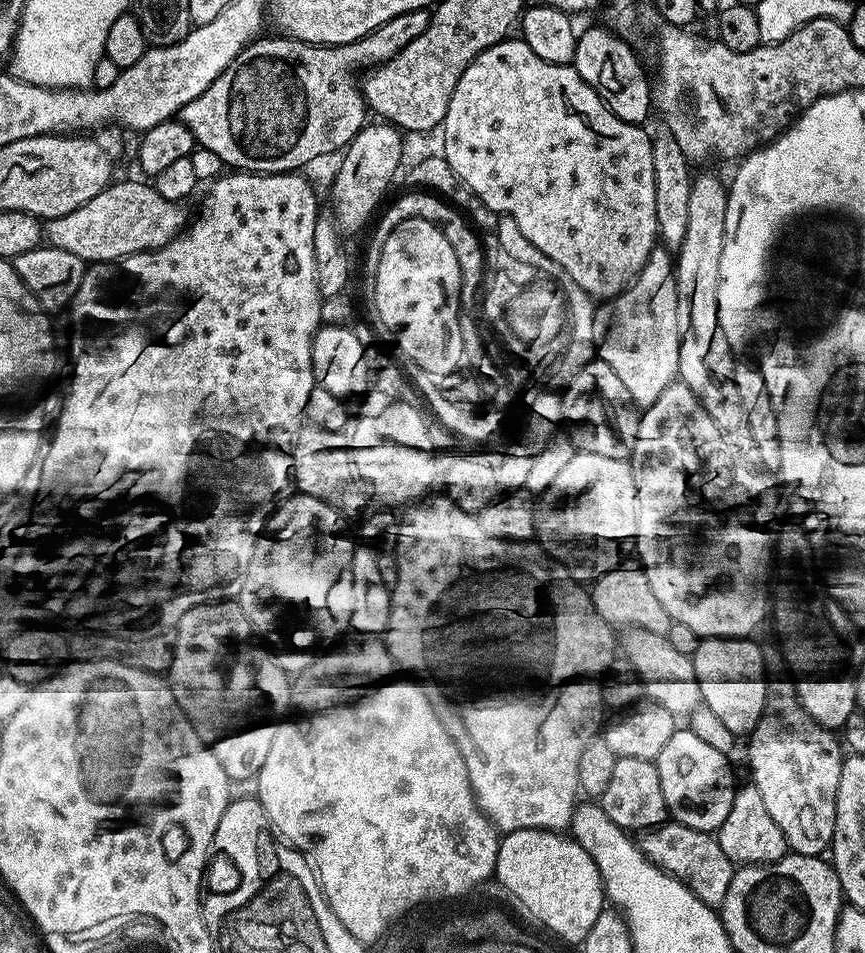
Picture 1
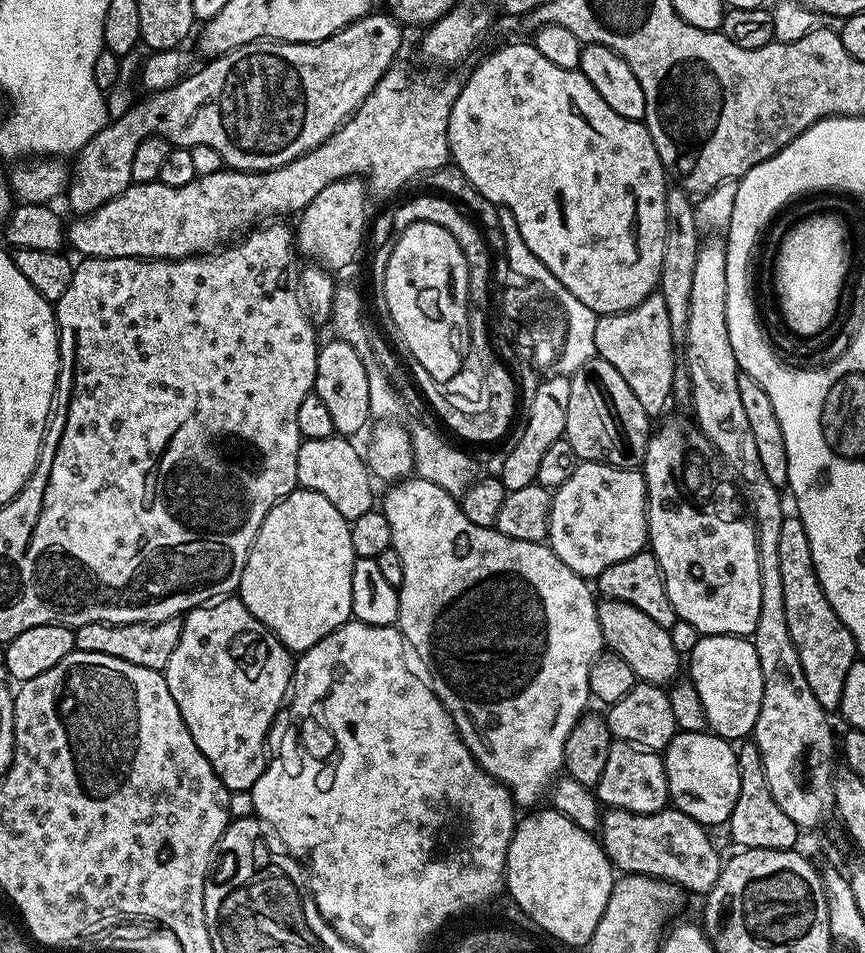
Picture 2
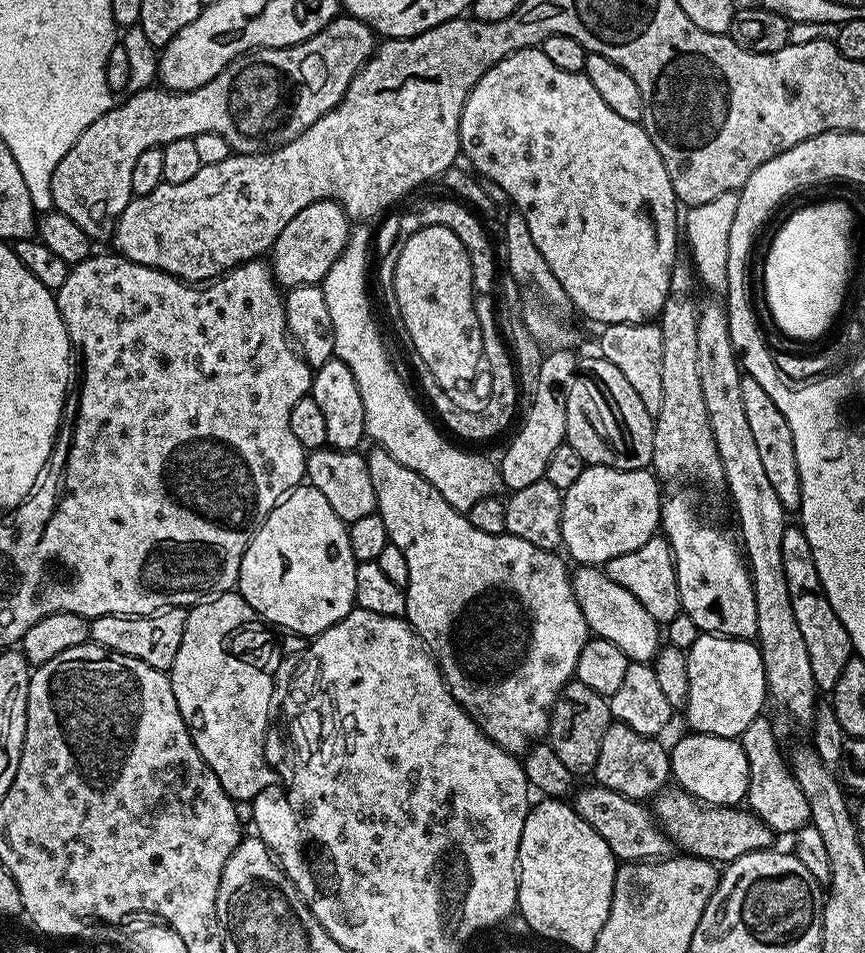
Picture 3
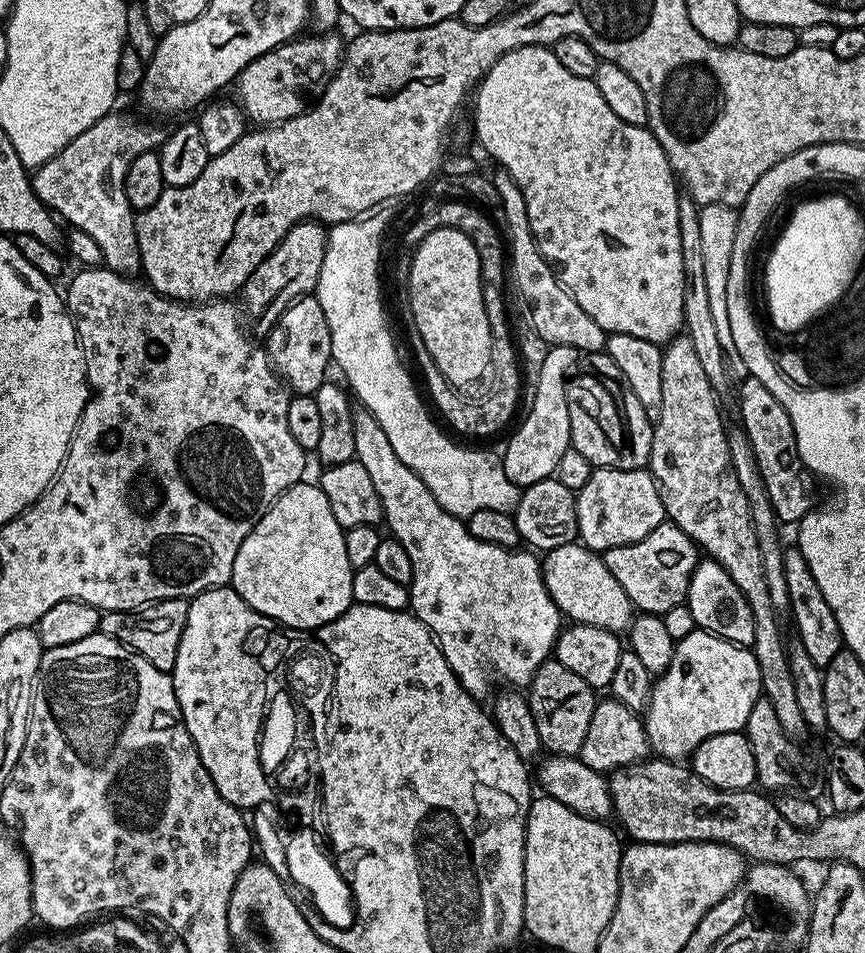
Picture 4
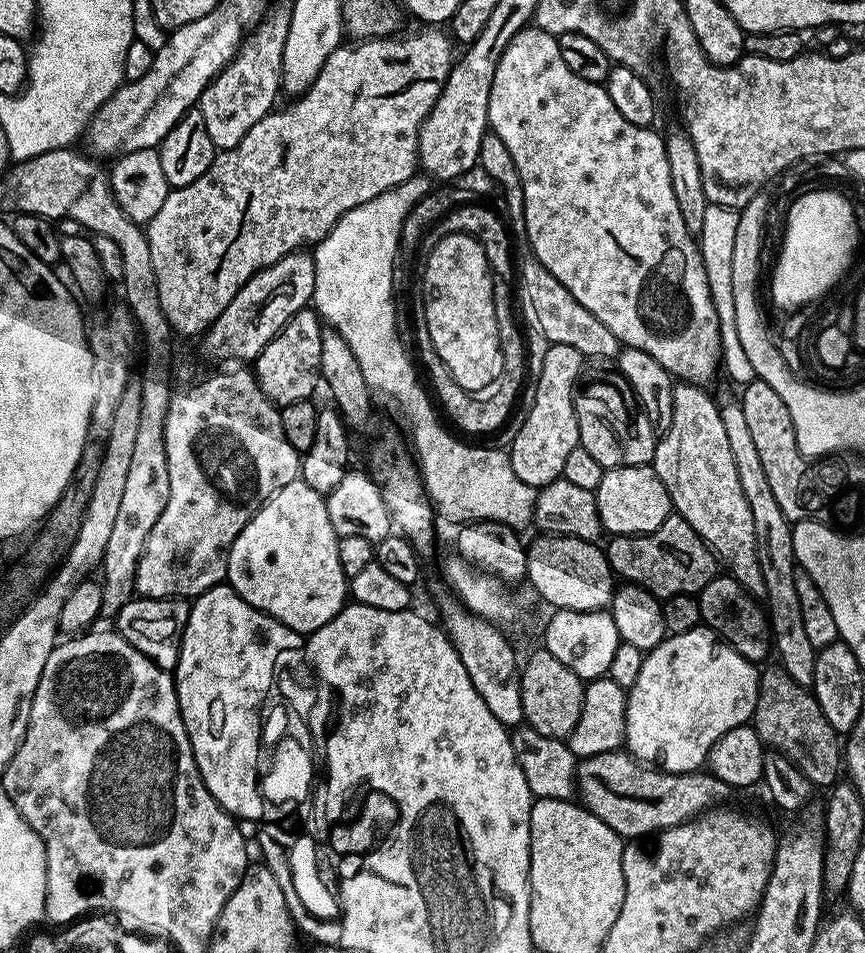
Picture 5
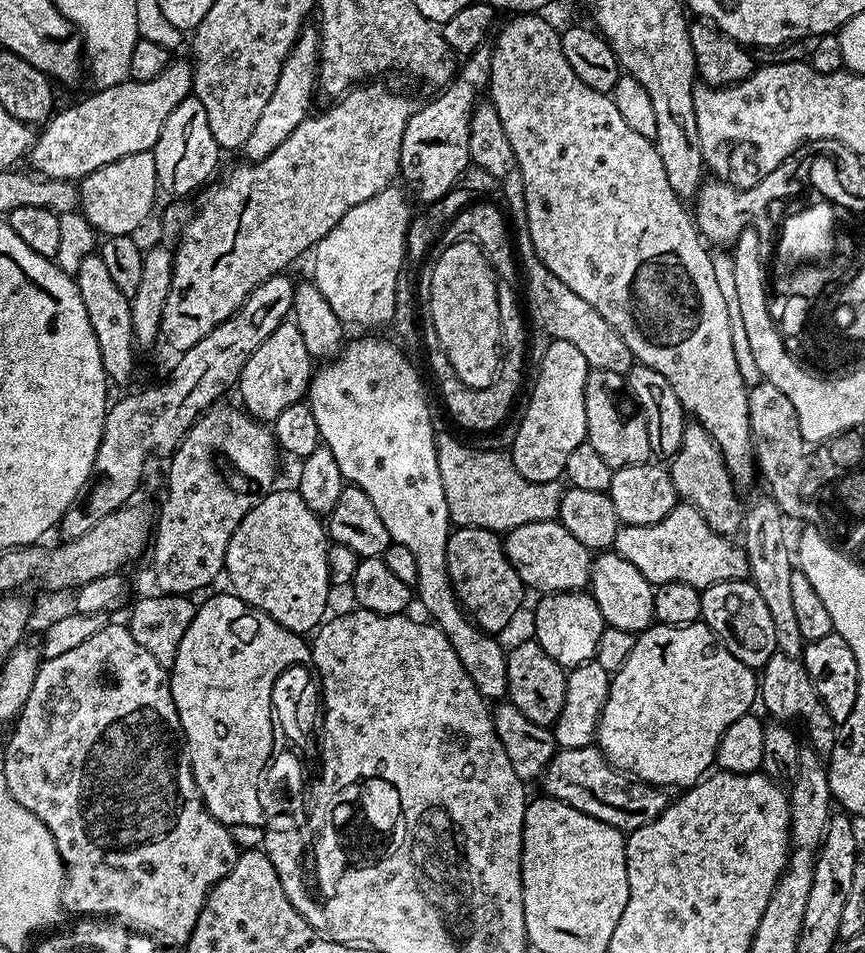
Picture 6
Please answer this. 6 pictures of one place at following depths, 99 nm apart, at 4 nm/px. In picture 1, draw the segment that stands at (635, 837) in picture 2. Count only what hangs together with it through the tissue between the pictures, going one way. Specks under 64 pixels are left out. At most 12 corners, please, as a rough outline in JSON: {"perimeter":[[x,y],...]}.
{"perimeter":[[665,822],[638,843],[650,863],[719,909],[734,865],[713,833]]}

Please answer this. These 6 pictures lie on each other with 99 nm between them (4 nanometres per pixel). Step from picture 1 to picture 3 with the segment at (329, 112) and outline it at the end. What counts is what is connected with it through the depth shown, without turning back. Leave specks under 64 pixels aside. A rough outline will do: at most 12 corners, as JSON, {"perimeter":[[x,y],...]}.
{"perimeter":[[341,14],[206,86],[125,95],[66,150],[53,209],[111,237],[144,151],[281,148],[377,47]]}

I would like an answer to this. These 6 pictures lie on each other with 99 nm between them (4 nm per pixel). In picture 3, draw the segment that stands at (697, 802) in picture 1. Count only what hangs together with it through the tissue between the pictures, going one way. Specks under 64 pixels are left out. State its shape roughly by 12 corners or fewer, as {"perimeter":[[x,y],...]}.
{"perimeter":[[694,731],[671,745],[671,779],[701,804],[739,805],[739,739]]}

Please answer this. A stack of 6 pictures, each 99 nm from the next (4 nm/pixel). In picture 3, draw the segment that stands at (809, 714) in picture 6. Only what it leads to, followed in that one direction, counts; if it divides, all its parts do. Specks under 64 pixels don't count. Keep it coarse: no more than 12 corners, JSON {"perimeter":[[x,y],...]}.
{"perimeter":[[764,714],[738,738],[746,807],[772,833],[811,821]]}

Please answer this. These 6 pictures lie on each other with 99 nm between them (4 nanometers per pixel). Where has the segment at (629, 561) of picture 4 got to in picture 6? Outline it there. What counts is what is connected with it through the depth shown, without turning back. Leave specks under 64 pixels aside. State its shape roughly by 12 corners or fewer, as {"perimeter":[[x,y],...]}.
{"perimeter":[[693,504],[624,524],[614,551],[653,586],[747,580],[748,556]]}

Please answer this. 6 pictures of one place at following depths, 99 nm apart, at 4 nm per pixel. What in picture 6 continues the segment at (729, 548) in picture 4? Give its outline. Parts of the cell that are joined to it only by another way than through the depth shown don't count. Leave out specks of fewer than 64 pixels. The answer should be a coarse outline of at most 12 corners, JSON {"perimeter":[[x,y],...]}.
{"perimeter":[[685,427],[671,457],[677,497],[727,537],[745,509],[718,446]]}

